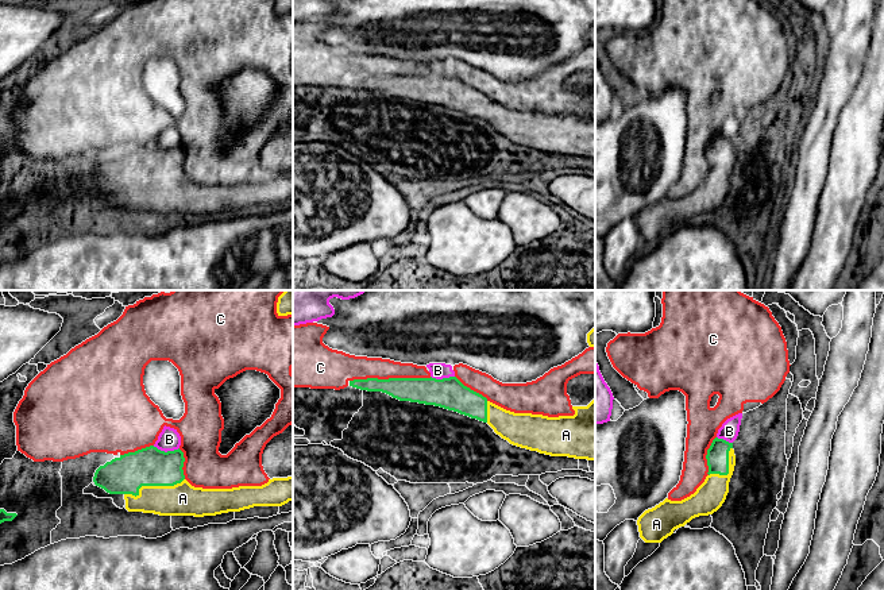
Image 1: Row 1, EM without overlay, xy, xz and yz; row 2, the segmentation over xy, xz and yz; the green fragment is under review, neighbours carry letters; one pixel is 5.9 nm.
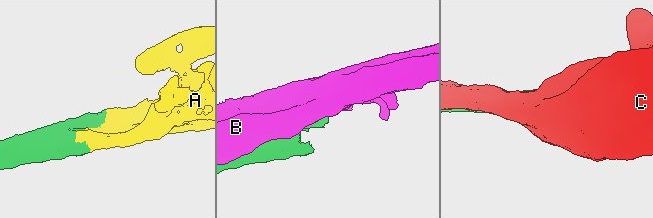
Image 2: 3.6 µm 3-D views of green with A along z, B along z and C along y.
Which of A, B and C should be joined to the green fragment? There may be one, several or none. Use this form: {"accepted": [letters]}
{"accepted": ["A"]}

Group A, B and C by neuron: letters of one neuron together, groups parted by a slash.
A / B / C

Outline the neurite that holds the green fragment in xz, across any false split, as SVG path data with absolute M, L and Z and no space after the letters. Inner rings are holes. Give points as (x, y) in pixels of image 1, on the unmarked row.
M456 74L367 76L350 78L350 84L476 116L521 146L551 154L595 158L595 96L587 104L572 104L574 113L548 115L506 108L464 84Z

